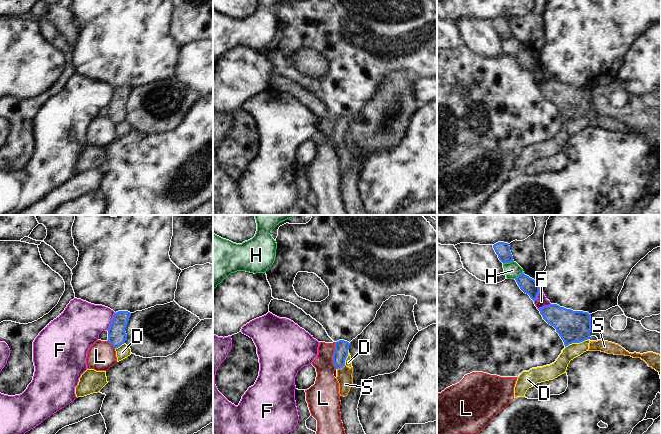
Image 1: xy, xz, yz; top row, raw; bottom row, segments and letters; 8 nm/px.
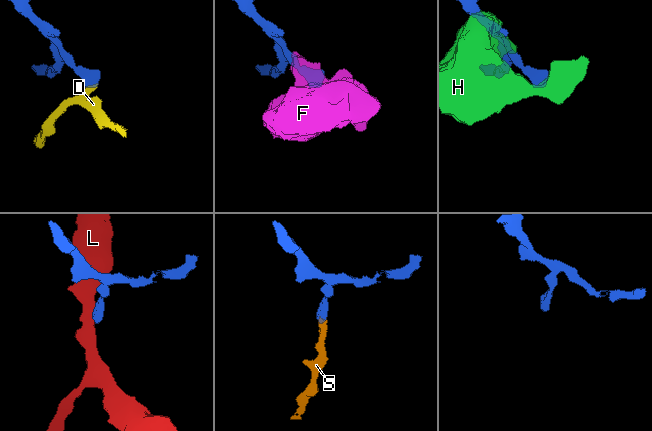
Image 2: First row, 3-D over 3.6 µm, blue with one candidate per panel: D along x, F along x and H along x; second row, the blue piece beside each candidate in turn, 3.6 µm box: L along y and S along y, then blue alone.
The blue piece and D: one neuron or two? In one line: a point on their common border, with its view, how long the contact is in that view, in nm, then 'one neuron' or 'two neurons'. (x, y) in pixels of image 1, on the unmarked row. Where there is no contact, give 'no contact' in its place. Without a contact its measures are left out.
yz (576, 118) | 200 nm | two neurons

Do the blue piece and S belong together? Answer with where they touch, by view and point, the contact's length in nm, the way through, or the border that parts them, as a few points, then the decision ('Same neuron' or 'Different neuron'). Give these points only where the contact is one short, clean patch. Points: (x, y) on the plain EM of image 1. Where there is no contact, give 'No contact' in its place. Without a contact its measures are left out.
Touches blue at xz (341, 143). Shared border 80 nm. Path across: xz (340, 130), (341, 143), (344, 153). Same neuron.

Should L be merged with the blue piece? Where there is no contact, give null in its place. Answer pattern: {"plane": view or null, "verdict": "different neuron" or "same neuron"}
{"plane": "xz", "verdict": "different neuron"}

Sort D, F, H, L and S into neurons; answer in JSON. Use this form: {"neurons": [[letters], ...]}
{"neurons": [["D"], ["F"], ["H"], ["L"], ["S"]]}

